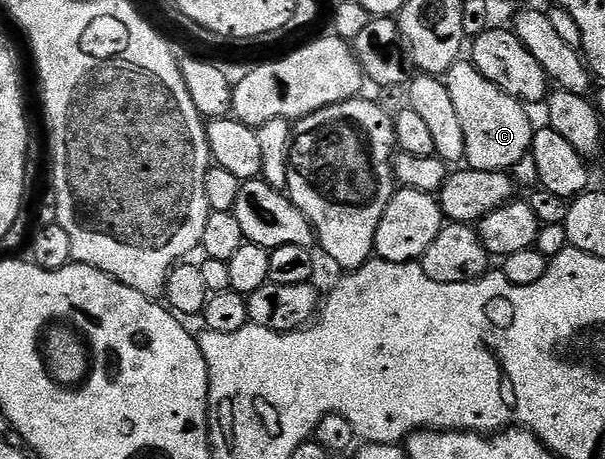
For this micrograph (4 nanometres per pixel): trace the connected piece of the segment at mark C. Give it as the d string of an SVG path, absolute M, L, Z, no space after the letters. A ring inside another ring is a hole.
M469 60L455 63L443 81L447 92L451 92L455 112L463 124L468 169L512 171L513 165L530 153L533 144L535 126L529 123L529 114L525 111L528 109L518 99L491 84L491 80L480 74Z

